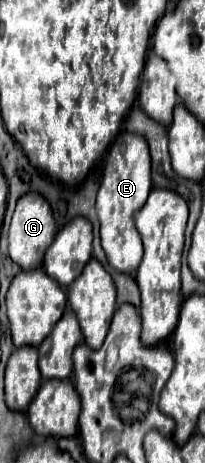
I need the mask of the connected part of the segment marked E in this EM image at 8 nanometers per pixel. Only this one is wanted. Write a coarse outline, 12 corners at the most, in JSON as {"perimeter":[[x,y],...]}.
{"perimeter":[[146,139],[108,149],[96,213],[110,267],[136,273],[152,189]]}

